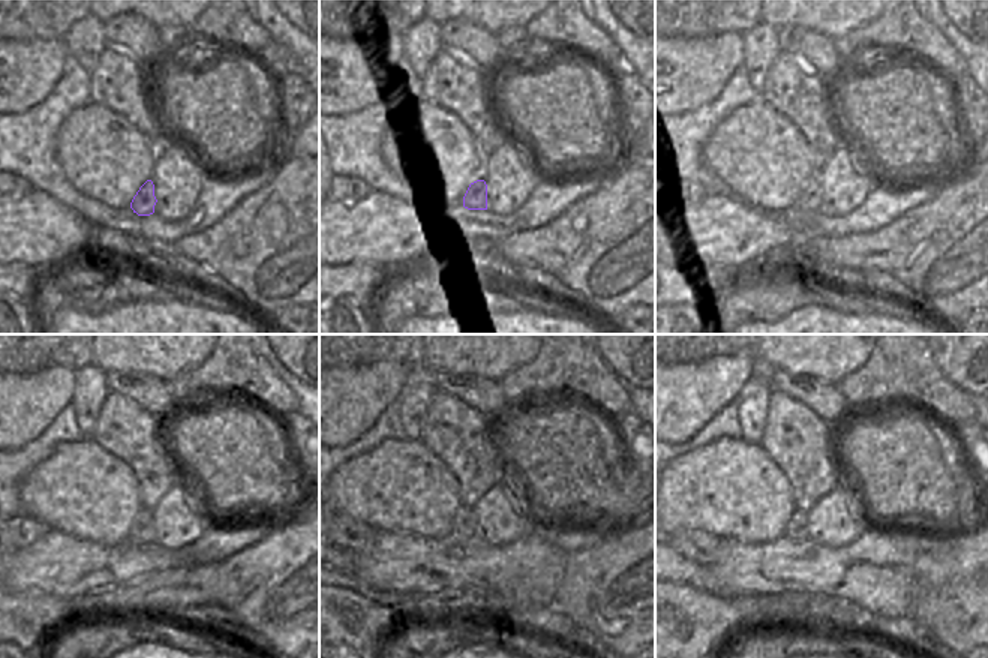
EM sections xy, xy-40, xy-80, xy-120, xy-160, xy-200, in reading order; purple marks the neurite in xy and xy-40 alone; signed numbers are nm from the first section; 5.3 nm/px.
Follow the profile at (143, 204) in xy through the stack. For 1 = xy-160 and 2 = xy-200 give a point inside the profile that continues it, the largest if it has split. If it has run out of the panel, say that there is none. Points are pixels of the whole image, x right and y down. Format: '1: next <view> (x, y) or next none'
1: next xy-160 (464, 522)
2: next xy-200 (796, 529)

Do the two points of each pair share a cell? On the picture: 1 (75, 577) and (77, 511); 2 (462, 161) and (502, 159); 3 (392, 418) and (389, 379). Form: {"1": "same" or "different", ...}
{"1": "different", "2": "different", "3": "different"}

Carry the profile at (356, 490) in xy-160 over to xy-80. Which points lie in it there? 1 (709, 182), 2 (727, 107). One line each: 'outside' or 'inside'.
1: outside
2: outside

